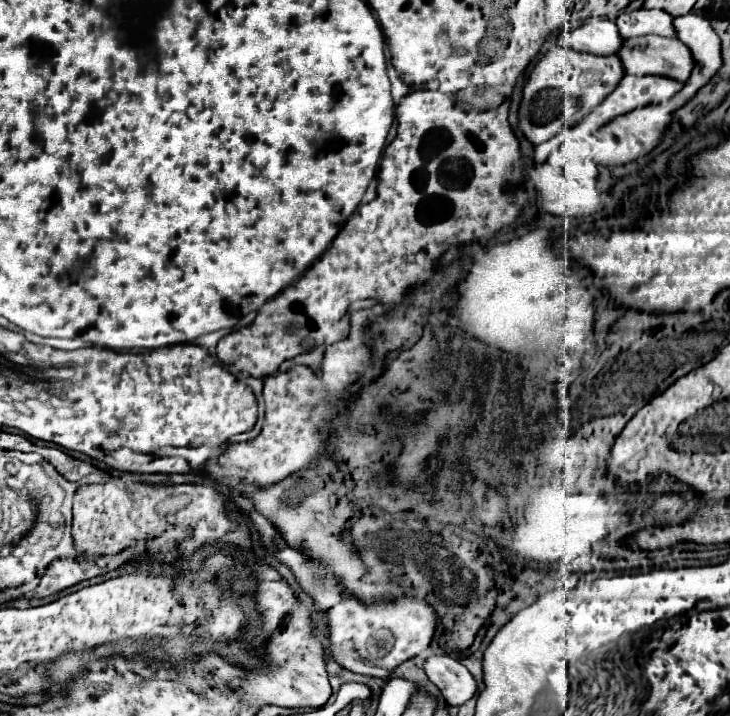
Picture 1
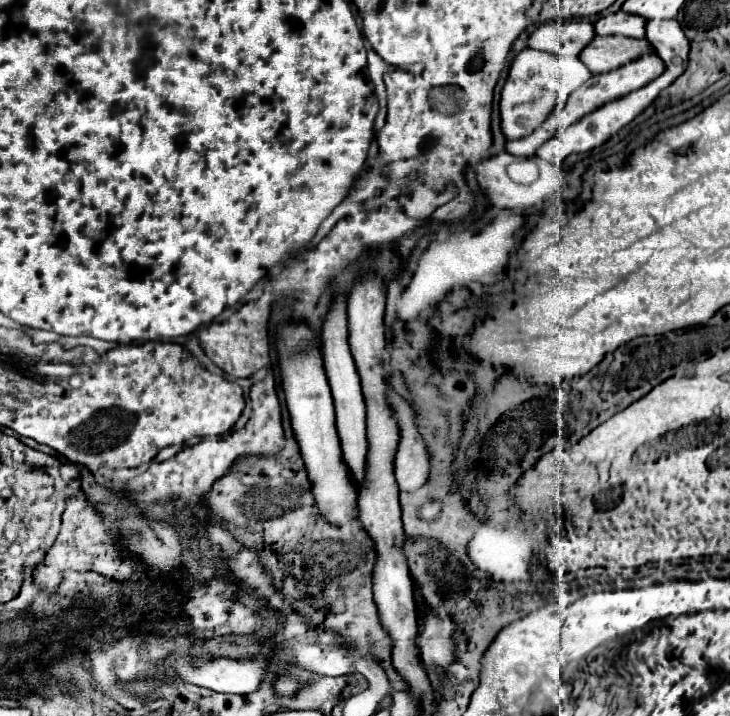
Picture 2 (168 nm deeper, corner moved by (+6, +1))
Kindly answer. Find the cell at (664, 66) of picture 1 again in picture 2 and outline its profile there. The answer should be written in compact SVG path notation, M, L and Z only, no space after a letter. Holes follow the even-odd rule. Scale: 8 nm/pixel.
M595 36L585 50L581 50L579 58L589 66L593 74L615 70L627 64L633 58L639 58L645 52L653 52L649 42L625 38L625 36Z

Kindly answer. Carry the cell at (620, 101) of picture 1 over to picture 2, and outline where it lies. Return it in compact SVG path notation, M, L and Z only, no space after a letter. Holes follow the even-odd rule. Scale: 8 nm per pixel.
M645 54L645 58L637 58L637 60L633 60L633 62L629 62L629 64L621 66L621 68L617 68L617 70L603 72L603 74L593 74L593 78L589 78L589 82L583 82L577 90L573 90L573 92L569 94L569 98L567 98L563 110L553 108L551 114L547 116L547 120L545 120L535 132L531 132L529 136L519 138L519 140L507 140L505 150L507 150L509 154L515 154L515 156L535 156L537 148L539 148L543 142L547 142L549 138L553 138L553 136L557 134L557 130L567 128L569 124L577 122L577 120L583 118L585 114L597 110L599 106L603 106L603 104L607 104L607 102L611 102L611 100L617 100L617 98L621 98L621 96L625 96L625 94L629 94L629 92L633 92L633 90L639 90L641 86L645 86L647 82L651 82L653 78L657 78L661 72L663 72L663 62L661 62L661 58L659 58L657 54Z

